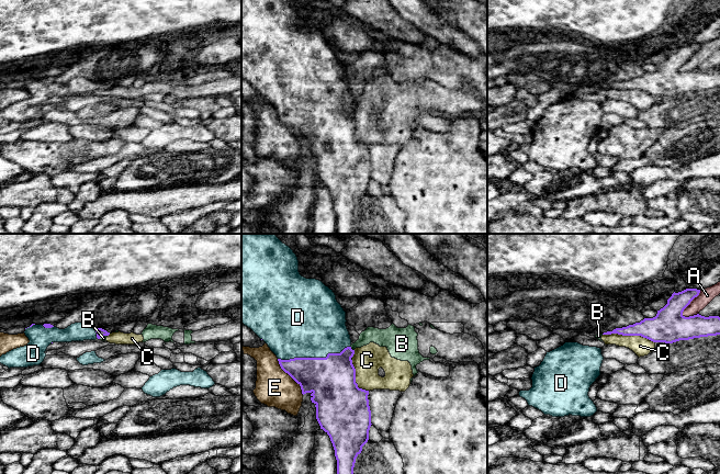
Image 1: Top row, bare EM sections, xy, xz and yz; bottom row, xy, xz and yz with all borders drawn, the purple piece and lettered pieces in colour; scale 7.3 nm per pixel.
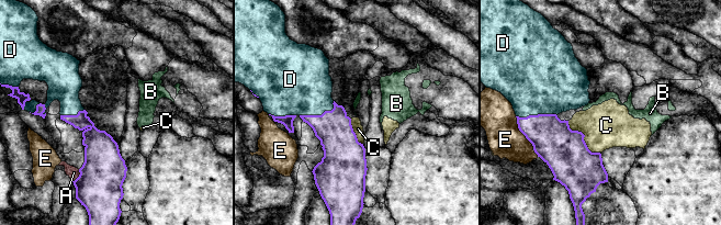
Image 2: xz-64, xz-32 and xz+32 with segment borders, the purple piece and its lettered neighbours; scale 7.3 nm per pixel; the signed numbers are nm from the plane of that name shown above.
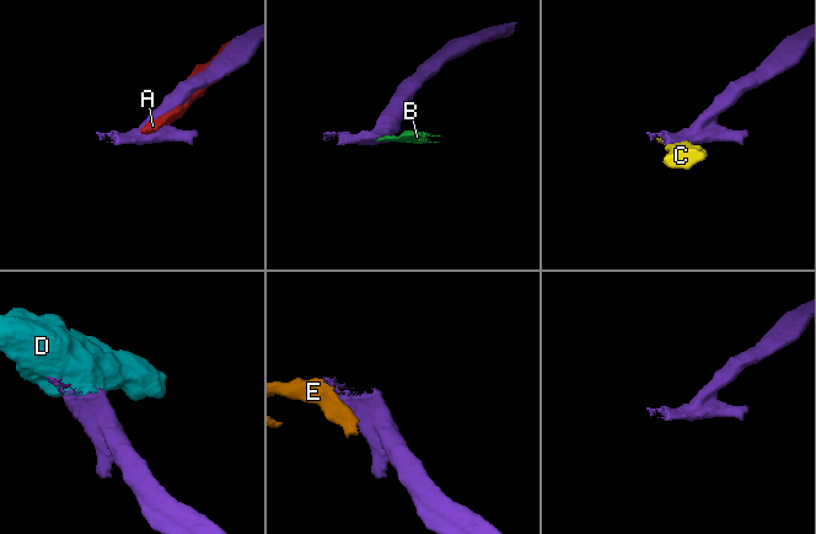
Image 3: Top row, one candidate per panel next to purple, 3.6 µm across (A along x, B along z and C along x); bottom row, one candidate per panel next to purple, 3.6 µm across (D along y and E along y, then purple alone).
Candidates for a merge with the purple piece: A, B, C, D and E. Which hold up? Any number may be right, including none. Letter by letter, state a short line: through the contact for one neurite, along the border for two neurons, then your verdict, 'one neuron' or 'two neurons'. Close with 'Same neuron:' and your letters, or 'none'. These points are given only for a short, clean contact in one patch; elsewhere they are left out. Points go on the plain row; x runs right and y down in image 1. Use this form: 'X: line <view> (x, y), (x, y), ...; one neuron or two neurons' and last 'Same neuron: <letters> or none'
A: two neurons
B: line xz (350, 100), (353, 104); two neurons
C: two neurons
D: one neuron
E: two neurons
Same neuron: D

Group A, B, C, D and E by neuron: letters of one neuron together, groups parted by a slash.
A E / B C / D

